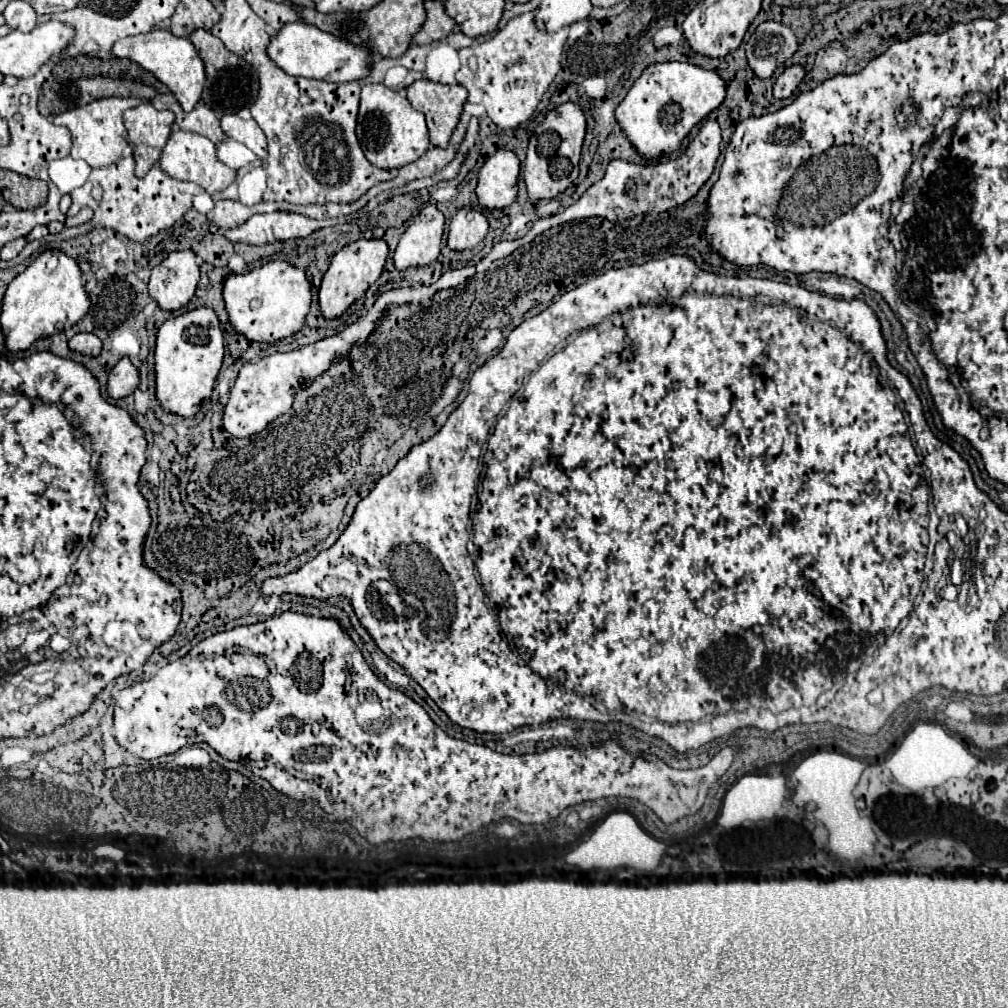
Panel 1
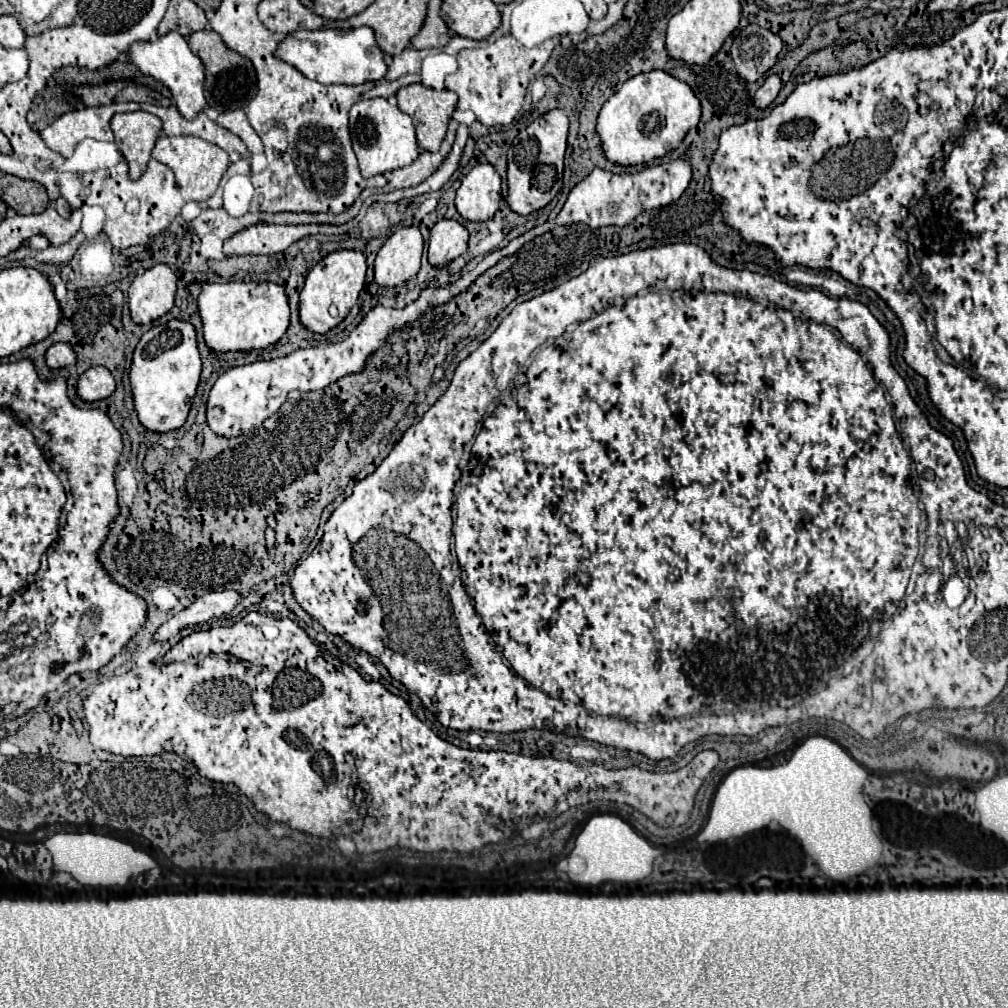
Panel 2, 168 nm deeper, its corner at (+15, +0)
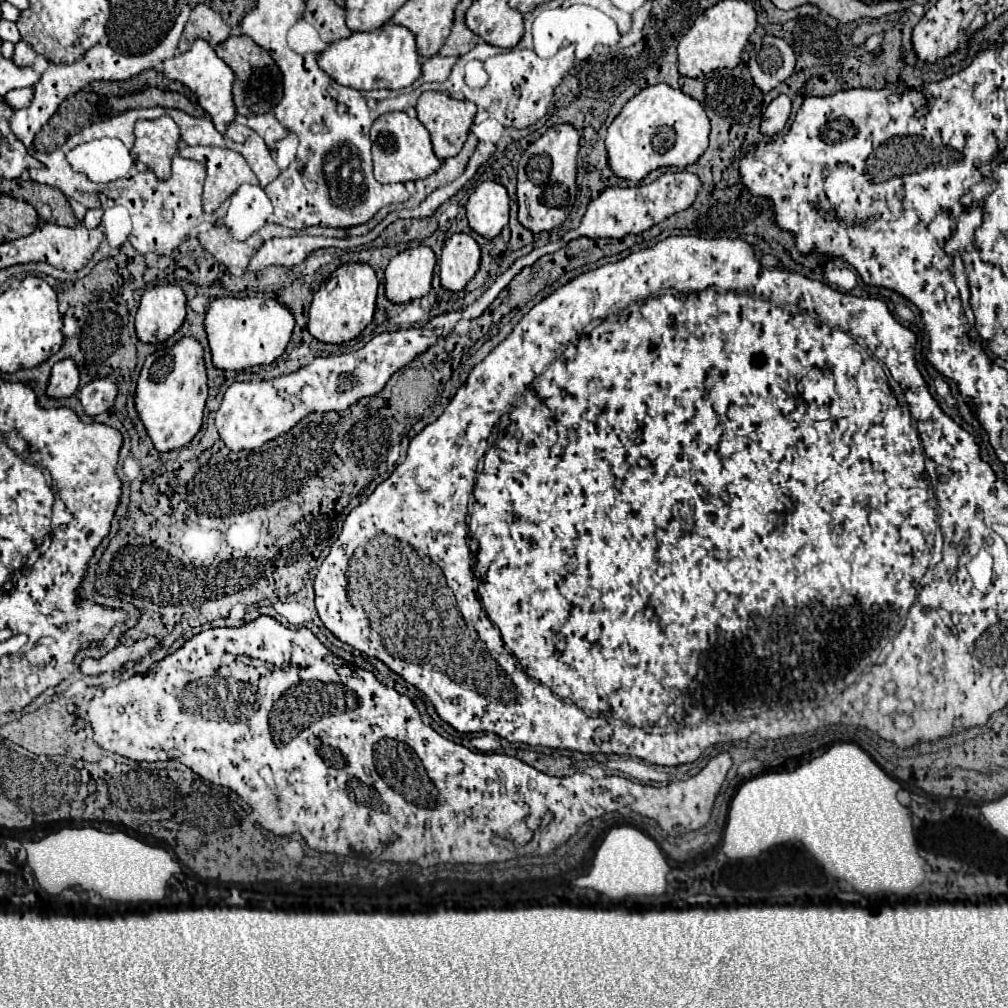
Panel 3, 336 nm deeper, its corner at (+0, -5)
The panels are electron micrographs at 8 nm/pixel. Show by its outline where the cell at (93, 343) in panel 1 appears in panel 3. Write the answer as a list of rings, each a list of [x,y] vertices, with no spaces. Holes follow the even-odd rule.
[[[63,359],[53,365],[51,377],[47,383],[47,397],[69,397],[79,387],[79,371],[71,359]]]

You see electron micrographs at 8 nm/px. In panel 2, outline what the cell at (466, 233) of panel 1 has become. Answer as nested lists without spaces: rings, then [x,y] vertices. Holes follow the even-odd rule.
[[[440,220],[430,232],[428,262],[444,266],[466,252],[468,230],[458,220]]]

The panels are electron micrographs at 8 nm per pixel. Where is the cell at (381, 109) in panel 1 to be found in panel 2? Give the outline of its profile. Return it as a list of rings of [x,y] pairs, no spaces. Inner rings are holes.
[[[370,98],[370,100],[356,102],[350,108],[350,136],[352,136],[352,146],[356,152],[362,176],[366,178],[408,166],[420,154],[420,148],[414,136],[412,118],[400,112],[394,100],[388,100],[388,98]]]

